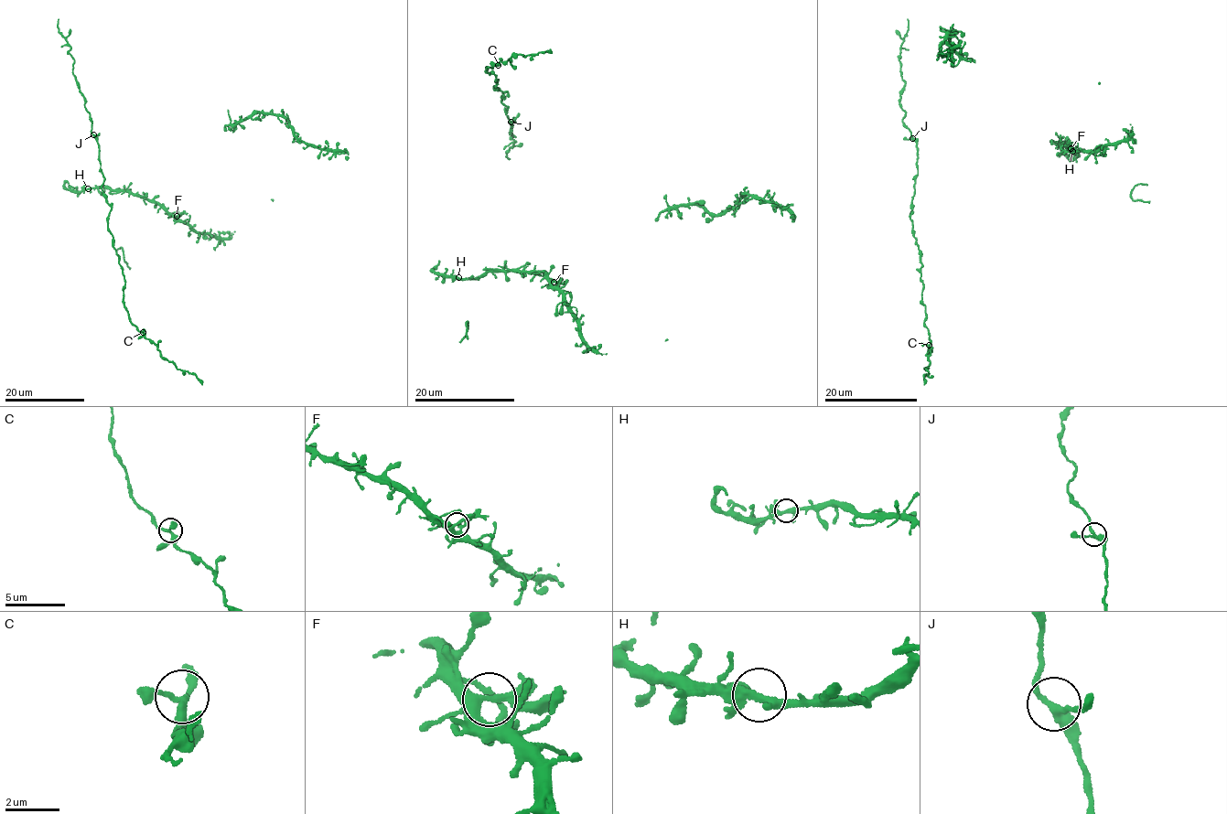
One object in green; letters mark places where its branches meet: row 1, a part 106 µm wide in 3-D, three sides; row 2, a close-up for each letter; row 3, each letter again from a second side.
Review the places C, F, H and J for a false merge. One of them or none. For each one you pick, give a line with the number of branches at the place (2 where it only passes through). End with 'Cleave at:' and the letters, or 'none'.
Cleave at: none

